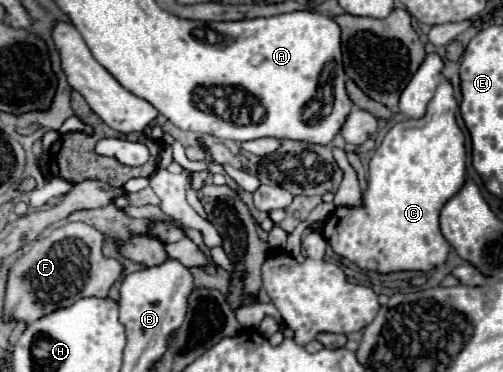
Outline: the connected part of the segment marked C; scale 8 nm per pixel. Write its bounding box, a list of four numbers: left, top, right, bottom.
[322,81,466,273]

